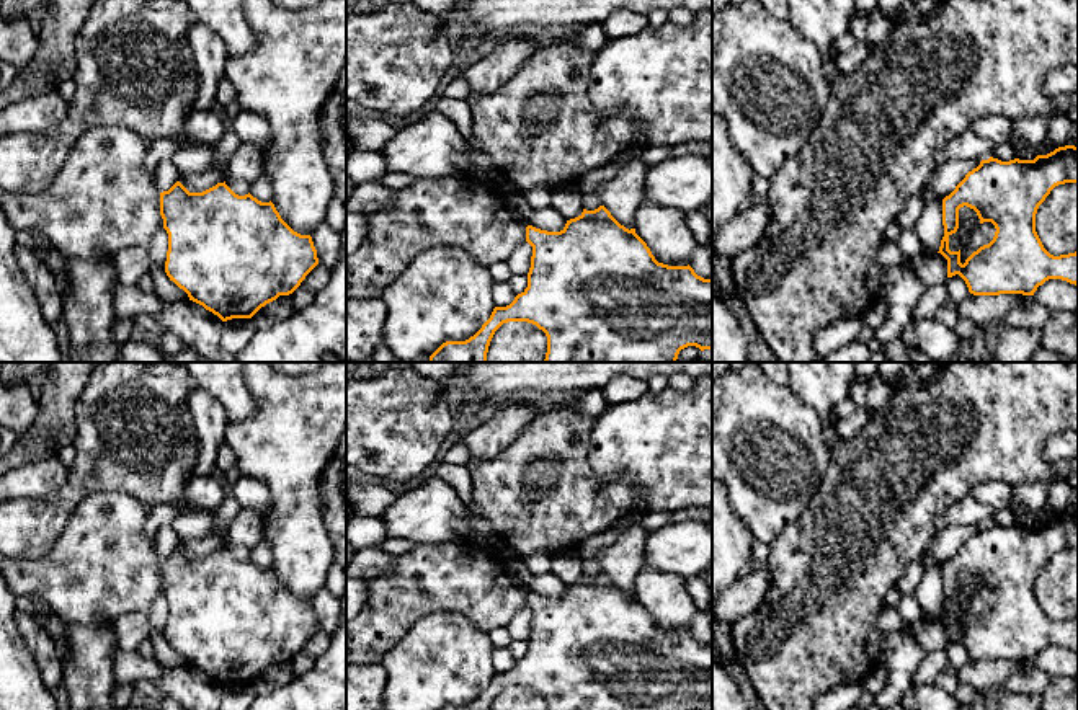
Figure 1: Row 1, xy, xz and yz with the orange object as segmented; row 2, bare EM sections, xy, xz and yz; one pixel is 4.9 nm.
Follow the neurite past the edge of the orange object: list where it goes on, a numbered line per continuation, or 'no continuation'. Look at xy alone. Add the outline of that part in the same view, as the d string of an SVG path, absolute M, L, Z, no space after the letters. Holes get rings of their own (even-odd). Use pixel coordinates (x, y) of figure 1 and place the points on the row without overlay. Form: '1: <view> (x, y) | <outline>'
1: xy (103, 565) | M101 491L85 496L70 514L54 547L39 560L10 558L0 553L0 573L10 591L20 597L41 596L67 623L111 625L118 617L131 612L149 612L154 599L163 592L160 581L160 557L154 540L144 532L149 508L137 498L119 491Z

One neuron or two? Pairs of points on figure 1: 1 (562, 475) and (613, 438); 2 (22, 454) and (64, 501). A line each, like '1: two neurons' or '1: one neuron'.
1: two neurons
2: two neurons

